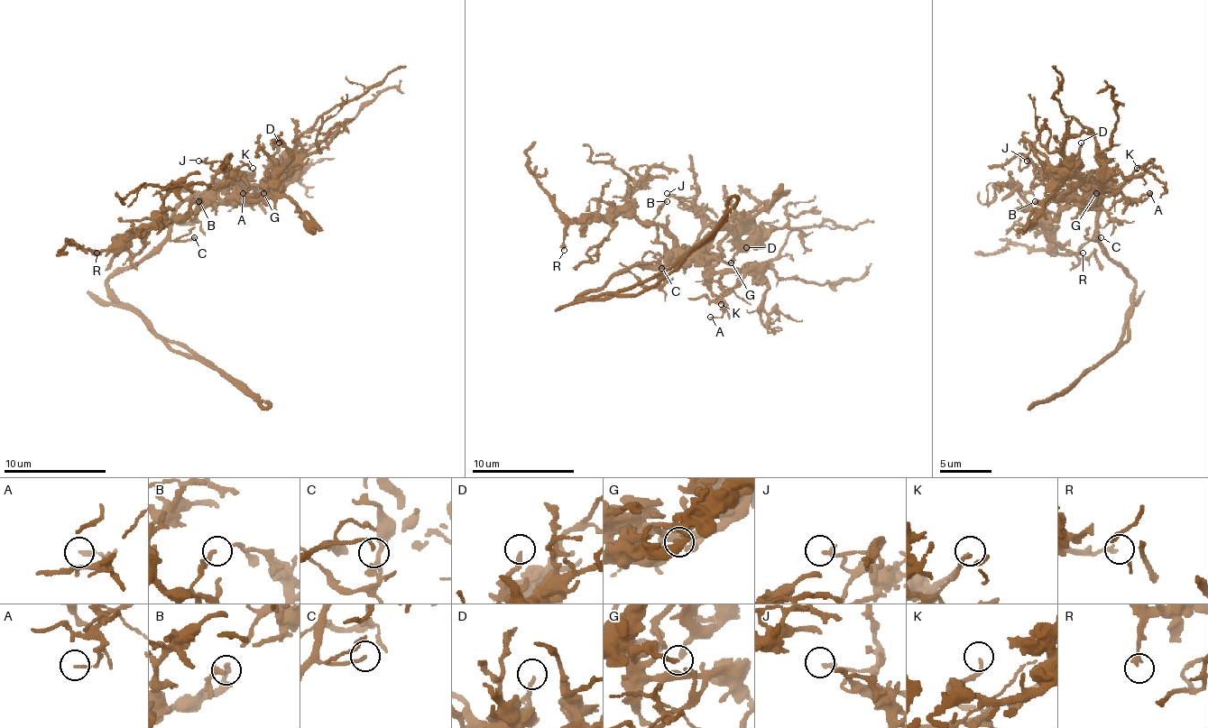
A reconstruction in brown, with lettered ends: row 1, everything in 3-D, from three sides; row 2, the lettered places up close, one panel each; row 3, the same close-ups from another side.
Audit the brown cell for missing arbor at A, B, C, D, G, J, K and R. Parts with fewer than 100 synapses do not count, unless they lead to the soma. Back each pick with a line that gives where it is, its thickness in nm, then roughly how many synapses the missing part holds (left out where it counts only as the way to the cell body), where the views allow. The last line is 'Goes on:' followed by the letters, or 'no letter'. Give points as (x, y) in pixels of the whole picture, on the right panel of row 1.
Goes on: no letter

